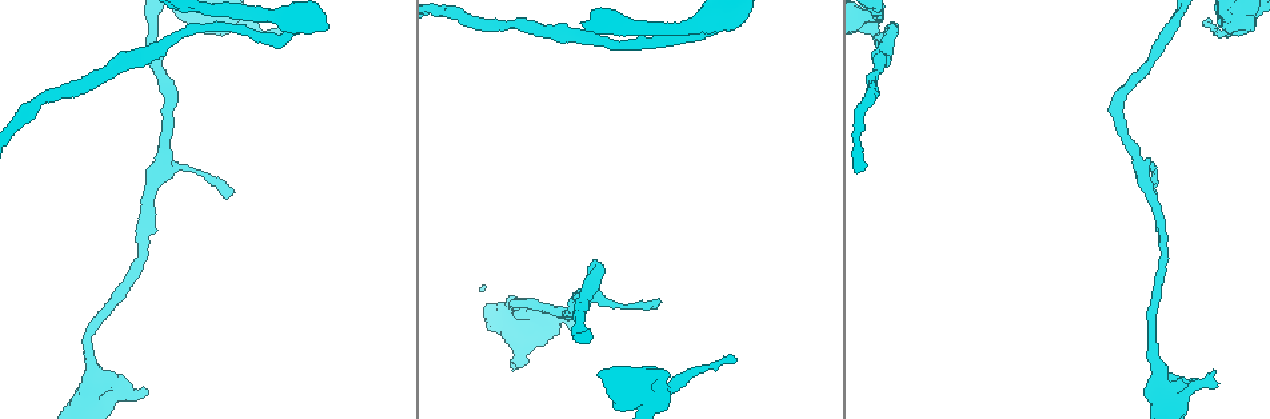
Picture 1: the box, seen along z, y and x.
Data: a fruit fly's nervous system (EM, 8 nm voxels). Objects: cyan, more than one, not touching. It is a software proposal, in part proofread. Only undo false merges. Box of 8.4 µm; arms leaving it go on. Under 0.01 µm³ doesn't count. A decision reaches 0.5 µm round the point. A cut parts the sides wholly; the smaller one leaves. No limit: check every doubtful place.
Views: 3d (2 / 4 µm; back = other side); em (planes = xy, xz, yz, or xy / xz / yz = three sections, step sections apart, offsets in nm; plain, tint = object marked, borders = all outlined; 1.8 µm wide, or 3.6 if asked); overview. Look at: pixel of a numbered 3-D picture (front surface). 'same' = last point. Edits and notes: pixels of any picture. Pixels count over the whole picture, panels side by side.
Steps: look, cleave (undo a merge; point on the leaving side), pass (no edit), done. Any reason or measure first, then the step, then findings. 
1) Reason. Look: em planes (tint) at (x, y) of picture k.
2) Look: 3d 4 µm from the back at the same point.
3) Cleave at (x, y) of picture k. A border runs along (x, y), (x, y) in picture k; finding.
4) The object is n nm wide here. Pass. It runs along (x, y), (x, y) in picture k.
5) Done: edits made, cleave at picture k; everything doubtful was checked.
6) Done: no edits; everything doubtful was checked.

Thick turns thin. Look: em planes (plain) at (1155, 356) of picture 1.

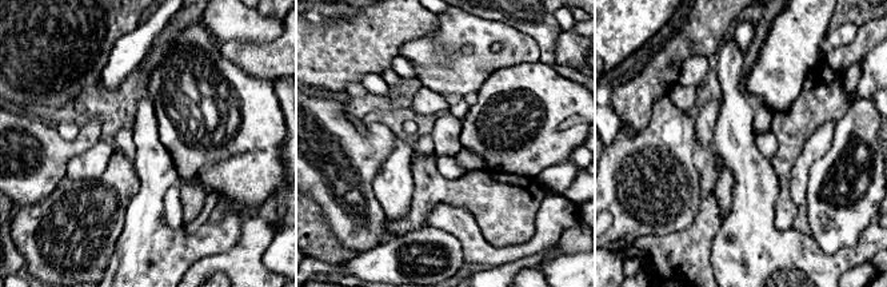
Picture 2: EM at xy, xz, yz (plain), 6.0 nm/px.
Where the object lies. Look: em planes (tint) at the same point.

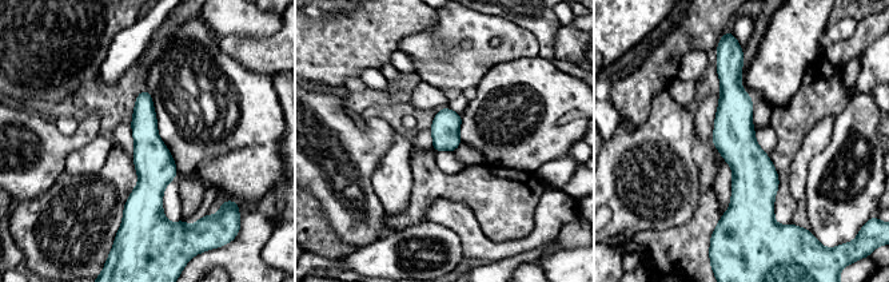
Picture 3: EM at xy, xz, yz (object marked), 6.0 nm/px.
Pass. All the same cell.

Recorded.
Sharp bend. Look: em 3.6 µm planes (tint) at (529, 328) of picture 1.

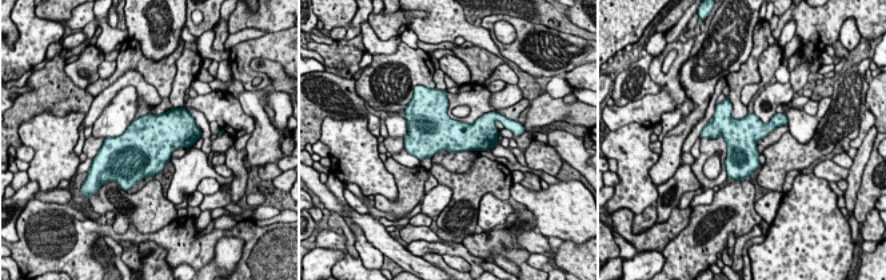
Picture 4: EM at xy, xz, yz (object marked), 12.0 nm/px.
The object is 400 nm wide here. Pass. One cell here.

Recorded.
Sharp bend. Look: 3d 4 µm at (236, 21) of picture 1.

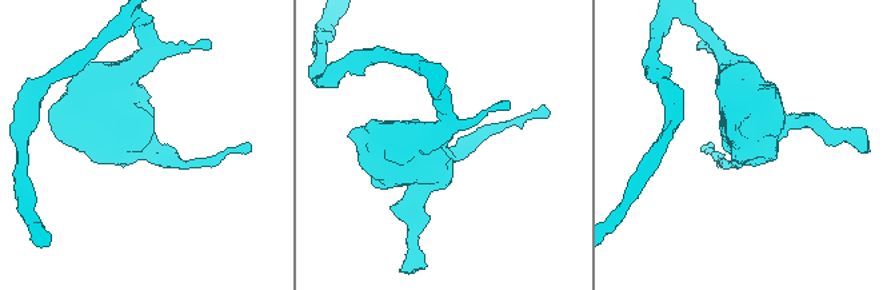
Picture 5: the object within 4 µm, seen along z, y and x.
Now the EM. Look: em 3.6 µm xz step 16 (tint) at (447, 154) of picture 5.

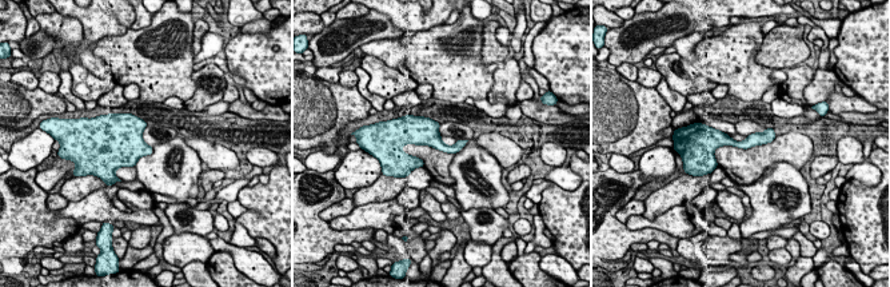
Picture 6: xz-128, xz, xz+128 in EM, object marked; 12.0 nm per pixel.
Look: em 3.6 µm planes (tint) at the same point.

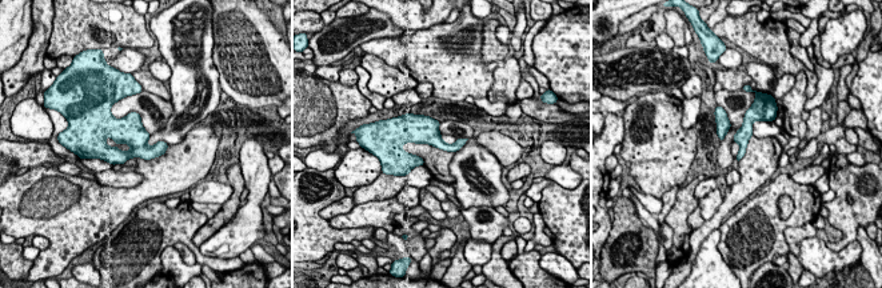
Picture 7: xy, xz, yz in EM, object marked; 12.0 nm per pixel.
Pass. It runs along (765, 114), (747, 123), (742, 150) in picture 7; continuous, no second cell.

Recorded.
Done: no edits; everything doubtful was checked.

